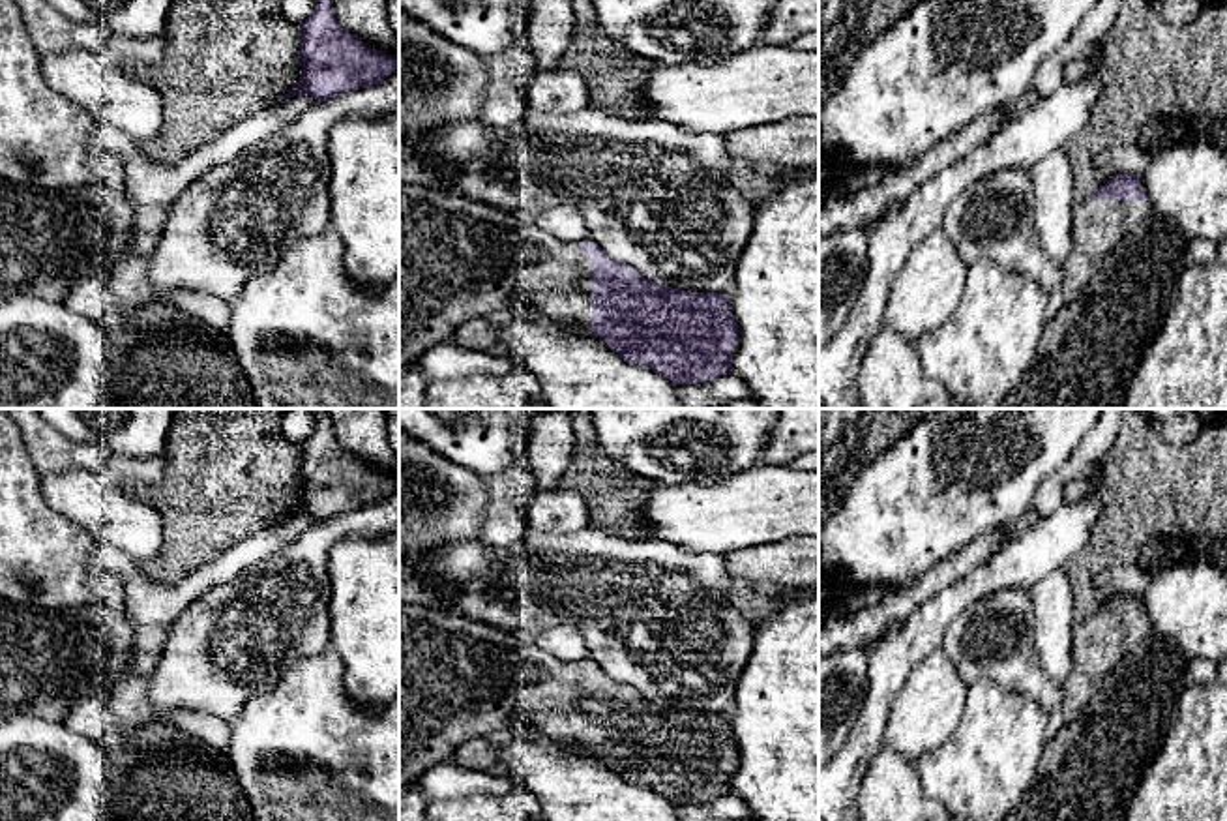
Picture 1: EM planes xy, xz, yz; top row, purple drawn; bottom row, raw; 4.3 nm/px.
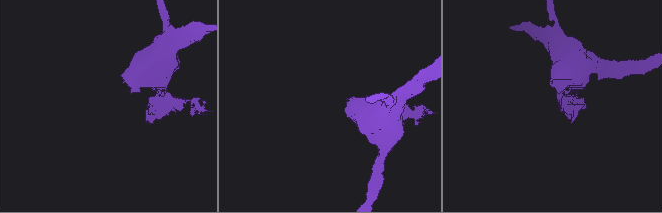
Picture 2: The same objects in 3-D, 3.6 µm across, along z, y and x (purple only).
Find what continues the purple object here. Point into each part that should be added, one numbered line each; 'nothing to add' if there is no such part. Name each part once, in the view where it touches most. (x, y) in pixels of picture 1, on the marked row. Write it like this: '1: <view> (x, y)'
1: xz (459, 259)

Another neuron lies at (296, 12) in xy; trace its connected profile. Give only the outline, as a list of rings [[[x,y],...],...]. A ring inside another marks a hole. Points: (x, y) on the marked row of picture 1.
[[[283,0],[281,13],[285,21],[300,26],[315,9],[317,0]]]

